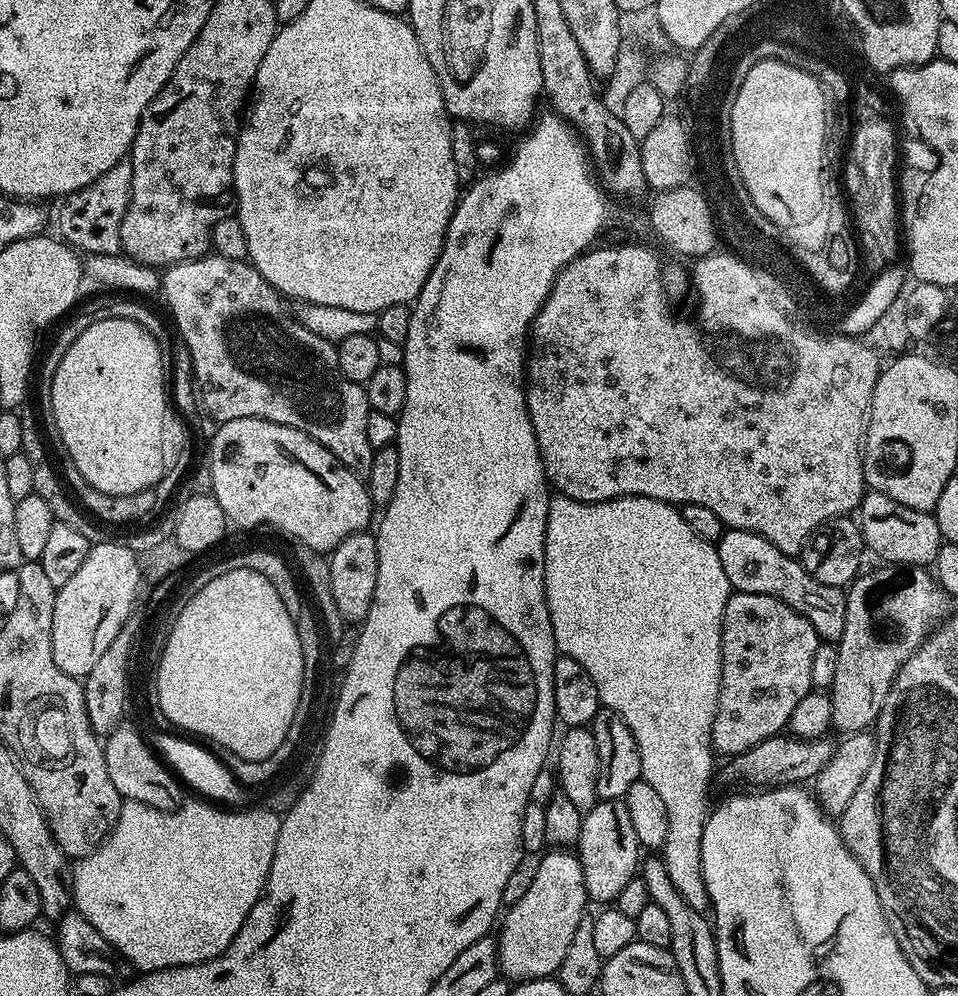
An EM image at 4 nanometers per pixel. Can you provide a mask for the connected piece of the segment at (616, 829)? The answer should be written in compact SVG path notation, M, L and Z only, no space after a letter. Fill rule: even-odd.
M623 799L600 800L591 810L583 813L574 851L580 857L589 901L596 903L597 900L600 906L611 905L618 894L622 894L626 882L637 879L642 864L638 834L634 834L630 810L626 810Z

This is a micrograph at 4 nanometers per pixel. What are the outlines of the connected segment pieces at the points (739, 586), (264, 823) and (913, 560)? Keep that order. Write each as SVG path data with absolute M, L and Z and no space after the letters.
M728 528L724 537L716 544L716 553L733 589L778 598L795 612L803 614L810 626L814 626L821 641L839 641L846 622L845 589L826 586L812 579L797 557L782 554L782 550L774 546L774 542L746 530Z
M124 800L120 805L116 824L108 833L108 837L101 842L98 848L86 856L79 857L71 865L70 879L75 911L80 912L82 918L86 918L86 922L90 922L90 926L94 926L94 930L98 930L98 934L102 934L102 938L106 938L106 942L110 942L110 946L114 946L120 959L127 960L133 969L137 968L135 970L137 973L181 968L218 958L232 945L238 930L242 930L242 922L246 922L246 914L250 914L250 910L254 910L254 906L264 894L270 866L274 862L274 846L278 846L281 817L277 813L268 811L264 806L252 808L249 812L223 812L225 810L223 807L213 806L208 802L200 803L202 804L185 803L174 812L163 812L154 806L146 806L142 802Z
M865 491L864 501L858 509L860 532L864 536L864 547L869 553L881 556L881 561L892 566L923 568L935 565L938 550L941 546L938 522L931 512L910 510L910 506L902 506L902 502L894 502L881 492Z

